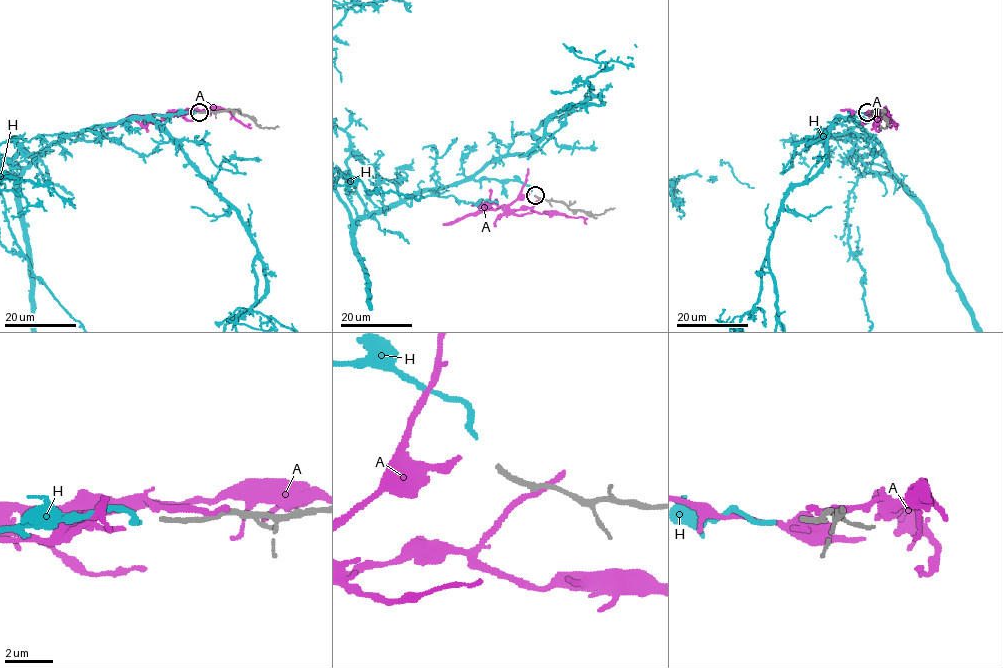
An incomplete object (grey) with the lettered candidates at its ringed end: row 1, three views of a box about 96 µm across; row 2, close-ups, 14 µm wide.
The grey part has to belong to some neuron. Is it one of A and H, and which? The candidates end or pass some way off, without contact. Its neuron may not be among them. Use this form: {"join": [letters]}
{"join": ["H"]}

